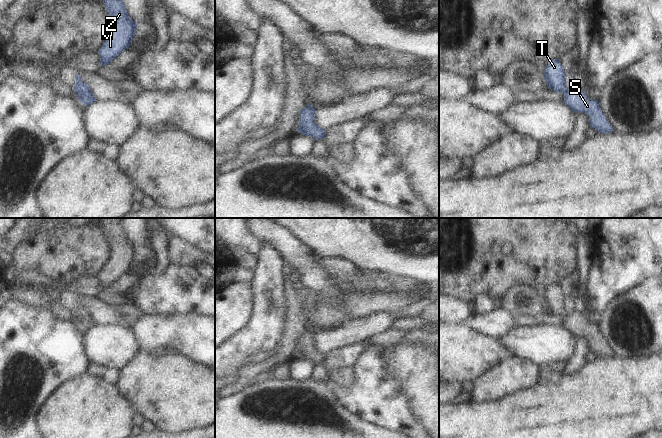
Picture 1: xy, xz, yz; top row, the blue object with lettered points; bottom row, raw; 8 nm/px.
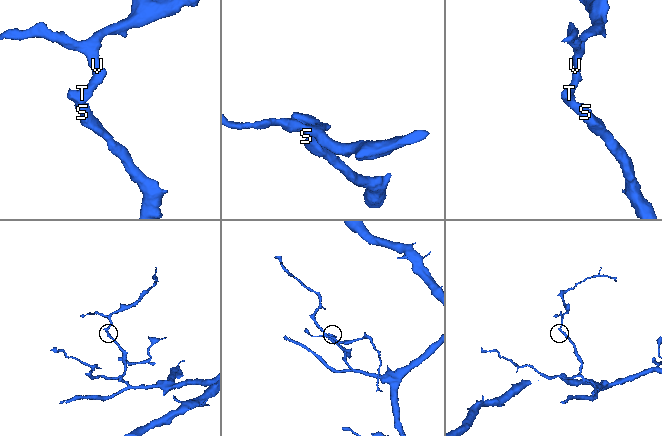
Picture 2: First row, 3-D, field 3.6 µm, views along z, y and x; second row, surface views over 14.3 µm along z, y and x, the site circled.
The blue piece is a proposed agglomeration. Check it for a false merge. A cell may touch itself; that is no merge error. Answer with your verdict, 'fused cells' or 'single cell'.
single cell

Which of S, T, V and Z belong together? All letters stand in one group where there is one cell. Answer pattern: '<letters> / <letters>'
S T V Z

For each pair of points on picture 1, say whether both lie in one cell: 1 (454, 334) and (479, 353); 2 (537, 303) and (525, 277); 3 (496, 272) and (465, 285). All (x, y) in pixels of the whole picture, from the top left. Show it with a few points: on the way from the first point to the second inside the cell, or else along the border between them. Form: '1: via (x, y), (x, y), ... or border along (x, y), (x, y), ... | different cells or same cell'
1: via (460, 340), (473, 353) | same cell
2: border along (535, 287), (517, 284), (513, 285), (506, 292) | different cells
3: via (489, 280), (484, 285), (473, 285) | same cell

